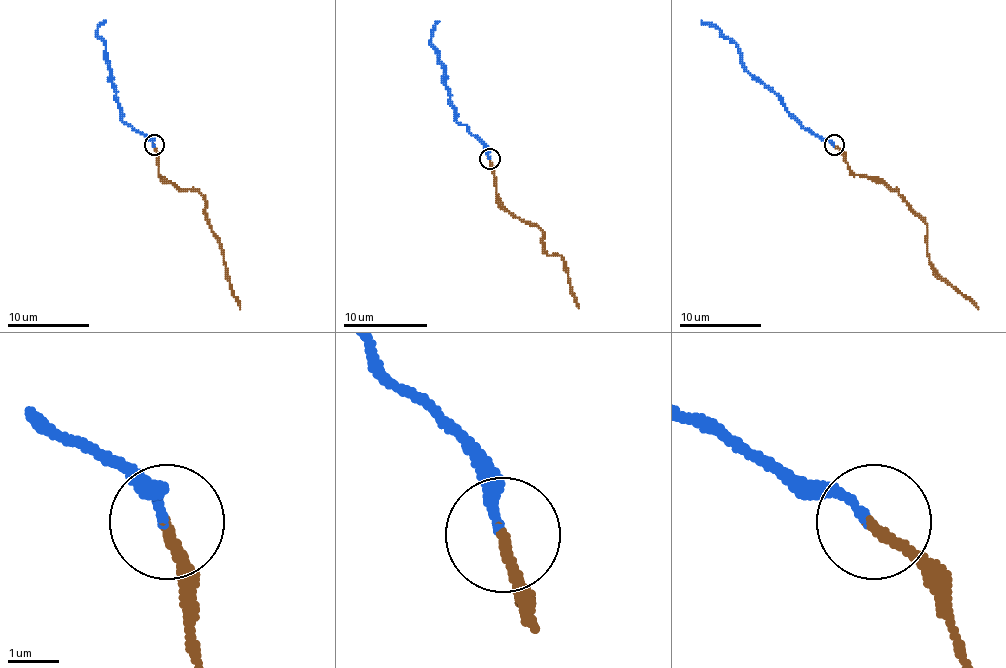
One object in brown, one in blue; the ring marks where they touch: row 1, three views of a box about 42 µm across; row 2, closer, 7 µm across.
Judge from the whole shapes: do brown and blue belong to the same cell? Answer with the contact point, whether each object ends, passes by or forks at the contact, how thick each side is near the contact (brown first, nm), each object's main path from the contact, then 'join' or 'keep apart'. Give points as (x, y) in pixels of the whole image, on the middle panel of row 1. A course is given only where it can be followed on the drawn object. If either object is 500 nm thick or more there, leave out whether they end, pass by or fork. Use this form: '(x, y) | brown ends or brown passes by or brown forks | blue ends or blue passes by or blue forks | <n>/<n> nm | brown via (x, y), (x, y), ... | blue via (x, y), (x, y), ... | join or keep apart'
(489, 159) | brown ends | blue ends | 200/180 nm | brown via (490, 158), (498, 200), (517, 217), (540, 230), (543, 249), (549, 255), (564, 259), (570, 293), (578, 308) | blue via (490, 158), (469, 129), (456, 120), (445, 70), (439, 61), (439, 53), (431, 44), (439, 21) | join

